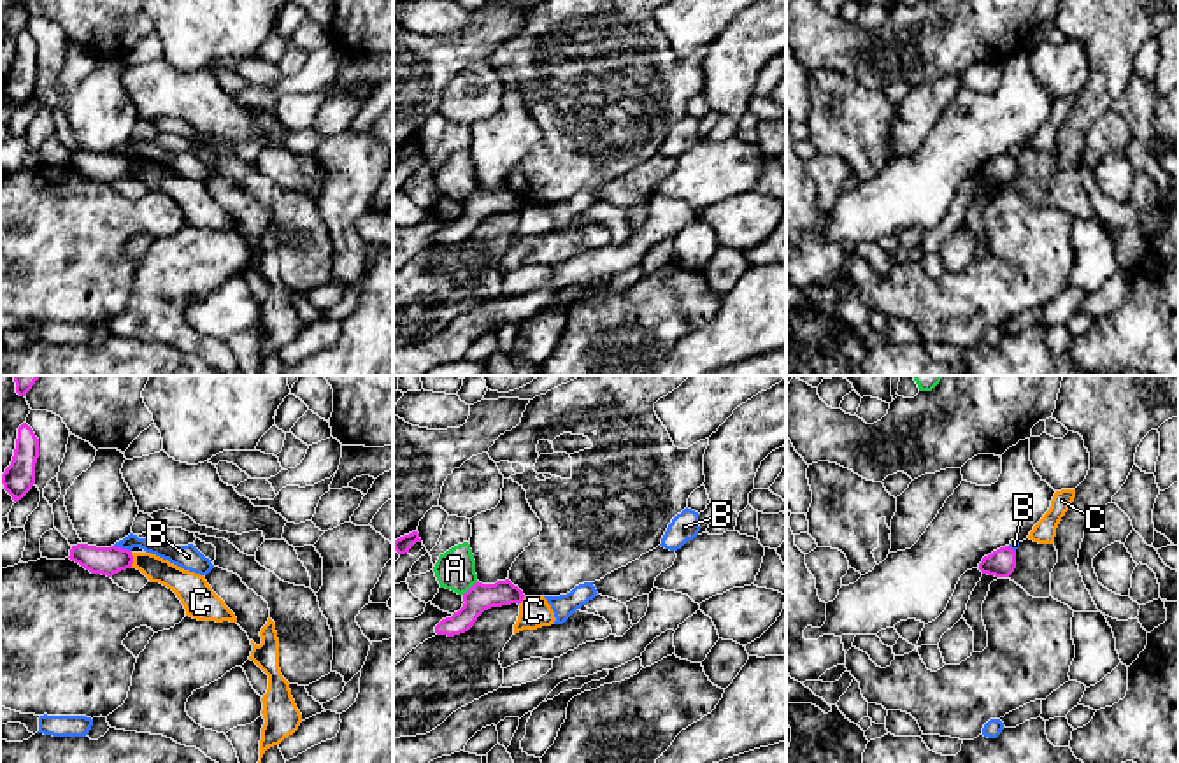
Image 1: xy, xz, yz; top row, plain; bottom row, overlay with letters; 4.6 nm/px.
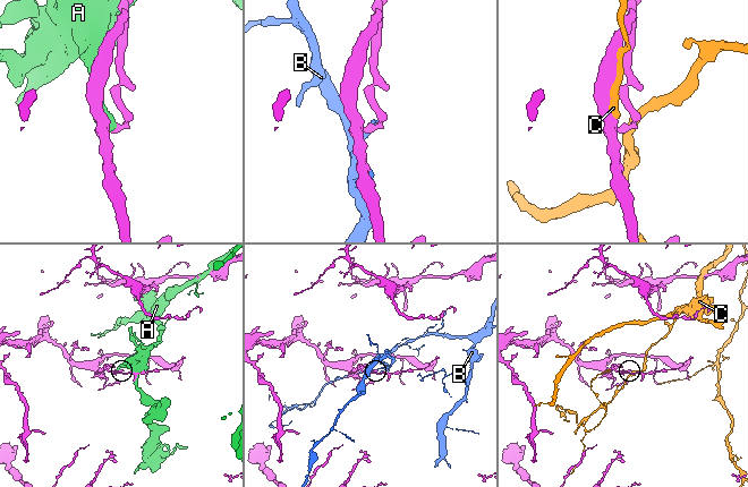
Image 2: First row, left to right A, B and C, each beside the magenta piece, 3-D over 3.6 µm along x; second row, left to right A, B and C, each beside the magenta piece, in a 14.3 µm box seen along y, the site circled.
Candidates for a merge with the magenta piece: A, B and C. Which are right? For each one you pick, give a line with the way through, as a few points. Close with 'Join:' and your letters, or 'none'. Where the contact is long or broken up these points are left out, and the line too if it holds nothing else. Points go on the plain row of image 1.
Join: none

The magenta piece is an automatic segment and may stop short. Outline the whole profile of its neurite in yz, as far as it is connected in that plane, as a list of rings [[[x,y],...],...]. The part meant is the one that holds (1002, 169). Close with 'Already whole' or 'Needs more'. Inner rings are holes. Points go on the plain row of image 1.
[[[1009,153],[993,158],[979,170],[979,177],[995,184],[1009,184],[1016,175],[1016,158]]]. Already whole

